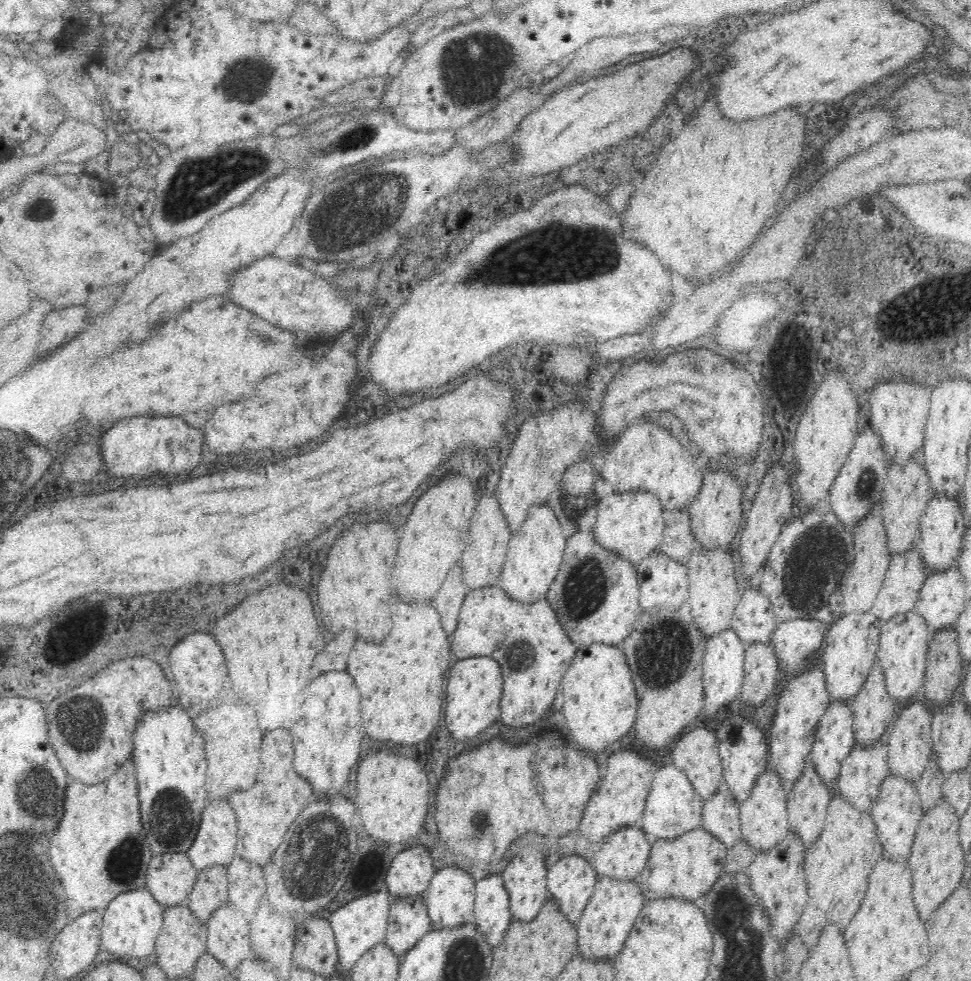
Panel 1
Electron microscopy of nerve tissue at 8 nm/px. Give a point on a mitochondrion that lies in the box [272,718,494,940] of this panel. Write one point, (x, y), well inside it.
(316, 860)

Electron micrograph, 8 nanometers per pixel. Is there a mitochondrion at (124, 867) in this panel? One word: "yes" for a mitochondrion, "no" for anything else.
yes

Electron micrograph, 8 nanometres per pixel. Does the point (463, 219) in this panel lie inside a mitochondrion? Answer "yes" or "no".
no

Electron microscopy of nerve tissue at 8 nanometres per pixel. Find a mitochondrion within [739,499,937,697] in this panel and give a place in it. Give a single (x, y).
(811, 579)

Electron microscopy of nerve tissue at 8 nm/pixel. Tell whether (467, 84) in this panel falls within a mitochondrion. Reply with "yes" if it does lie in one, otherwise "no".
yes

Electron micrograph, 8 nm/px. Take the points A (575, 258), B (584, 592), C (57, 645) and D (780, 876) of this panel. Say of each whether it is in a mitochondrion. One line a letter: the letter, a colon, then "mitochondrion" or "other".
A: mitochondrion
B: mitochondrion
C: mitochondrion
D: other

